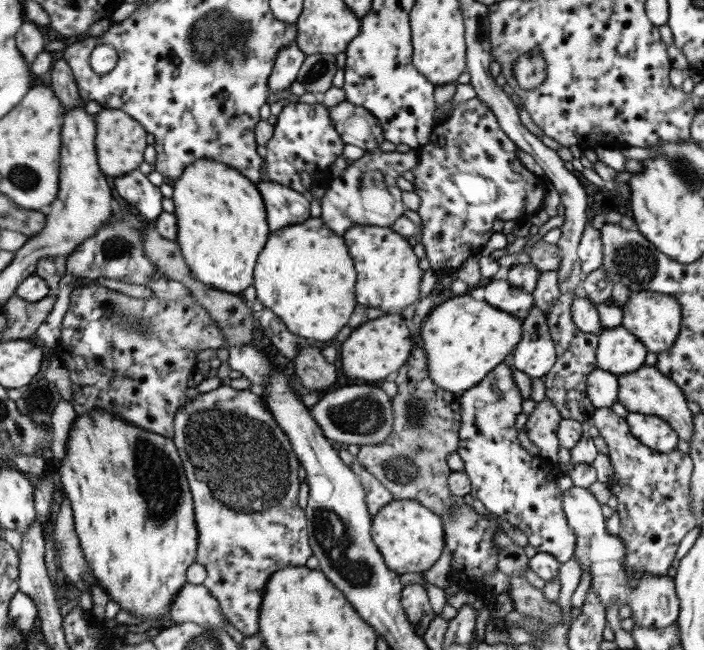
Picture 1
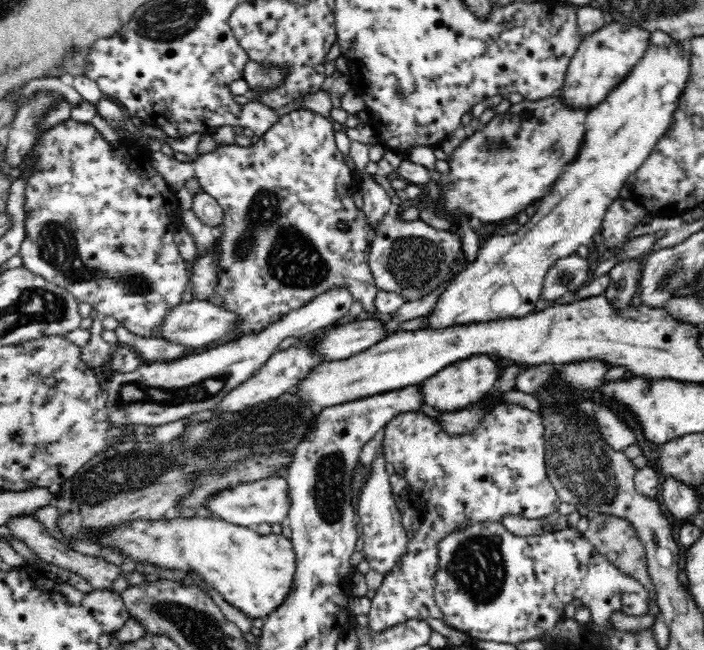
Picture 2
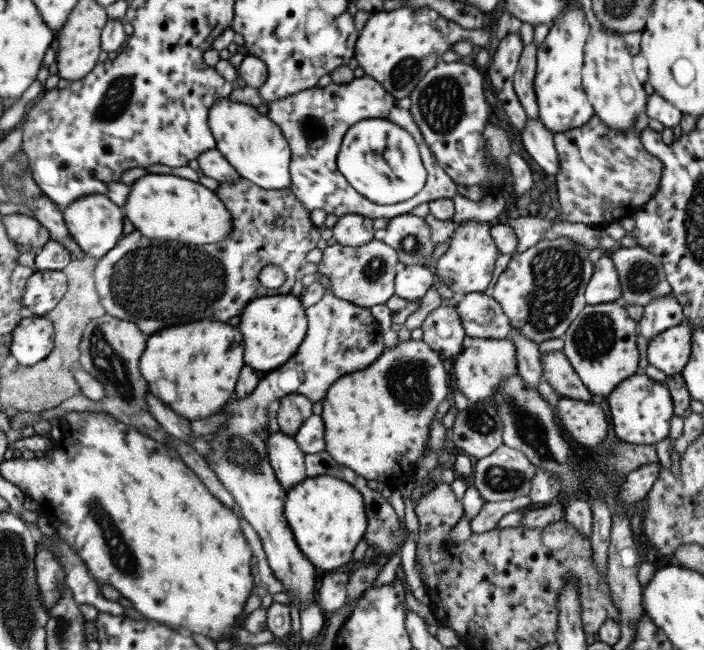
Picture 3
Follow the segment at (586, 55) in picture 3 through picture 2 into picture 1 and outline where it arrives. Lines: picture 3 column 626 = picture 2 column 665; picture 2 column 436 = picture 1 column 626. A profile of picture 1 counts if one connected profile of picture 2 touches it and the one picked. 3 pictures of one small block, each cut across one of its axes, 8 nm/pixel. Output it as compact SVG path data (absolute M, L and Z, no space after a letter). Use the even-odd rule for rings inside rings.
M644 290L629 293L626 302L627 304L620 308L623 311L620 326L632 333L645 346L647 352L654 354L665 352L682 336L681 308L673 297Z

